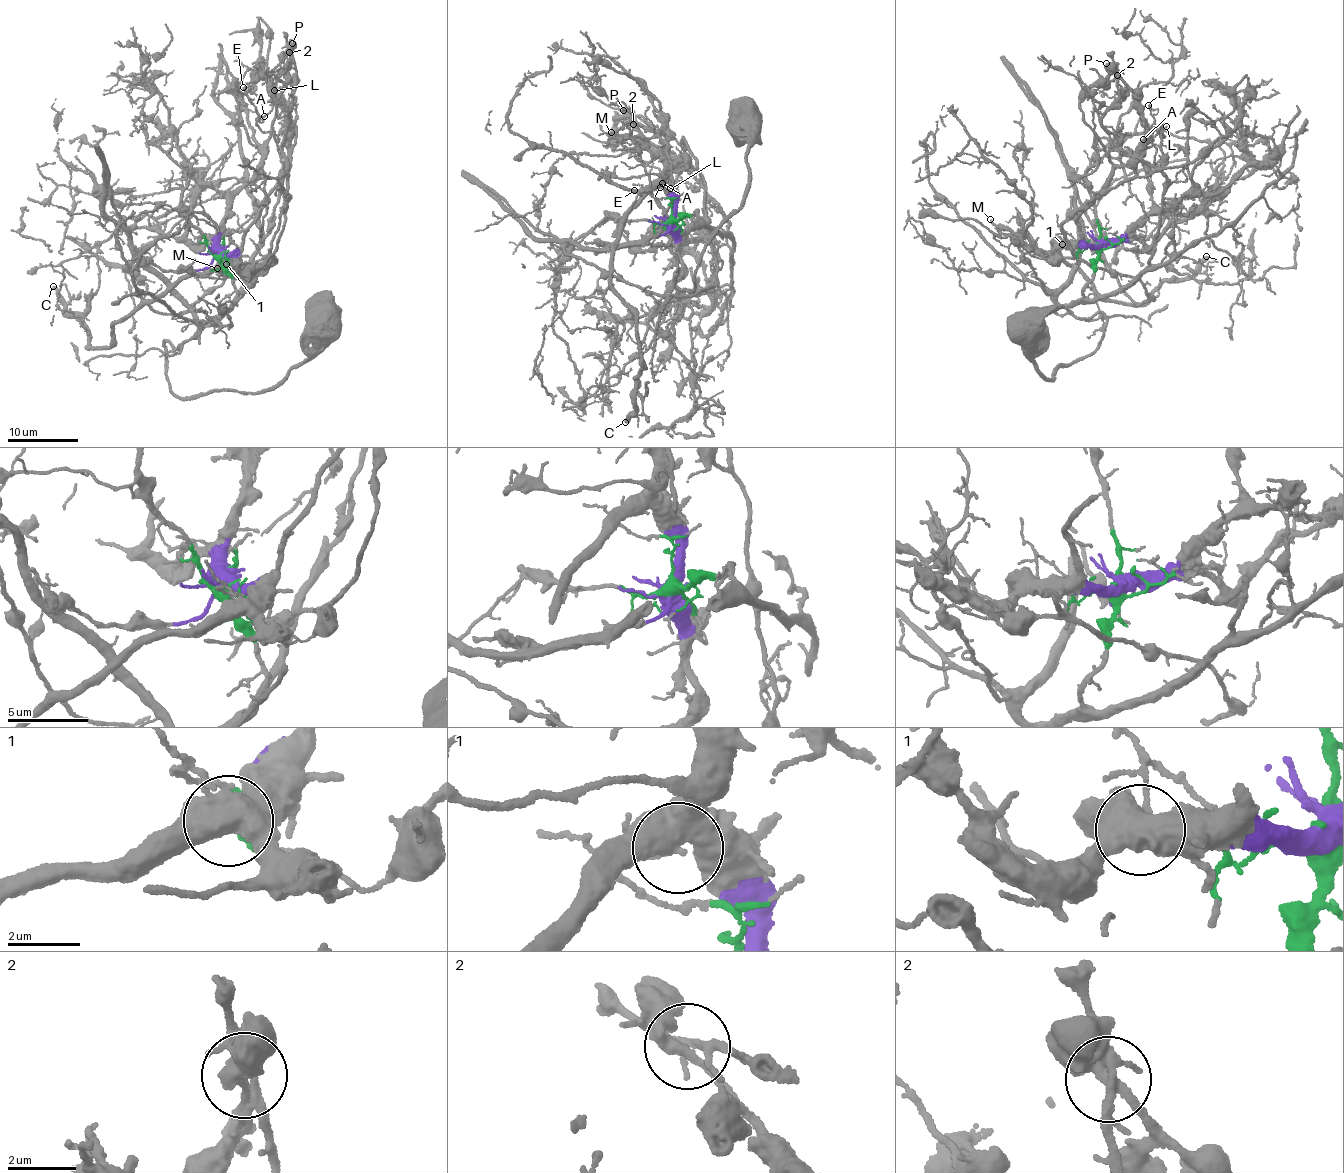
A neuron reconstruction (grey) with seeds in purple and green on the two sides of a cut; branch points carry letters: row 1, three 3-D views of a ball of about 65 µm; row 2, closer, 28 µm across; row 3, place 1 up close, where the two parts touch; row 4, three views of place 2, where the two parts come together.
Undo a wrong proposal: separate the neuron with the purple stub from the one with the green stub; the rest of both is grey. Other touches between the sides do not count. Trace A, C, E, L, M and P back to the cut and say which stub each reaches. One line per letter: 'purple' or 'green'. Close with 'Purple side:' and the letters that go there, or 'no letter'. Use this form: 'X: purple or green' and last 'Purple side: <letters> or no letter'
A: purple
C: purple
E: purple
L: purple
M: purple
P: purple
Purple side: A, C, E, L, M, P

